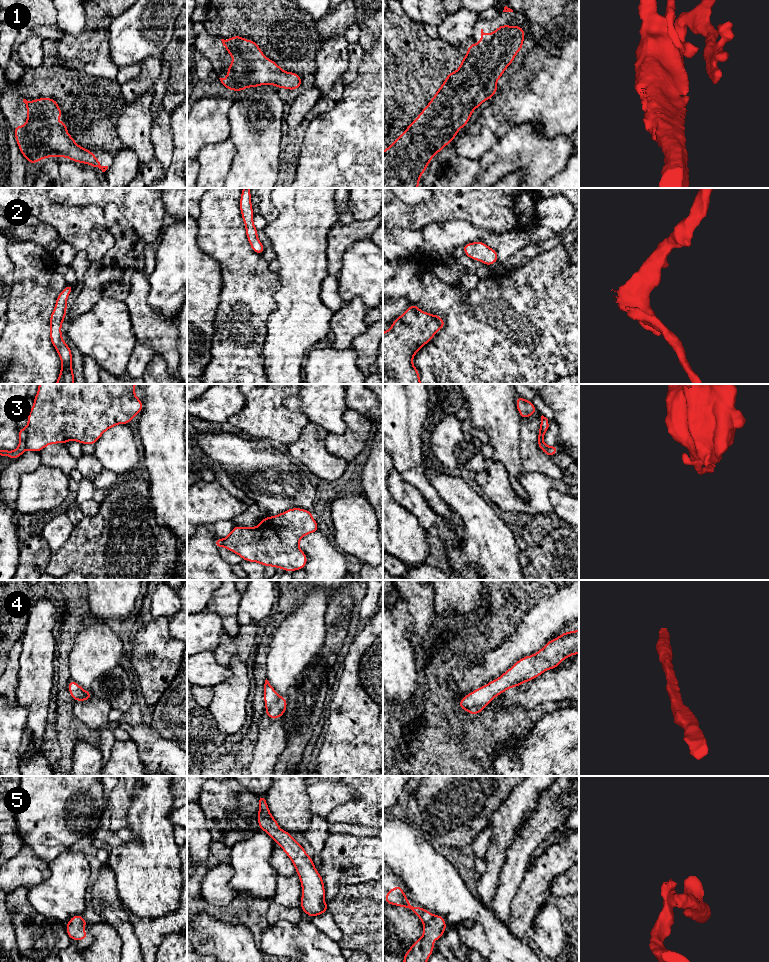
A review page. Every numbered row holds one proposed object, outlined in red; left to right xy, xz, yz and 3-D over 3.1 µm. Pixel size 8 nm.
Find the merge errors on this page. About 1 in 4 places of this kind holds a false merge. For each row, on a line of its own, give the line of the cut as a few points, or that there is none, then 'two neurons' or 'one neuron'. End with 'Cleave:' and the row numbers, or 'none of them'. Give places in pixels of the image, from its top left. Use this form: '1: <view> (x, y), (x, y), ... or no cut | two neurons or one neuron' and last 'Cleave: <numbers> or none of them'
1: no cut | one neuron
2: no cut | one neuron
3: xy (25, 430), (26, 448) | two neurons
4: no cut | one neuron
5: no cut | one neuron
Cleave: 3

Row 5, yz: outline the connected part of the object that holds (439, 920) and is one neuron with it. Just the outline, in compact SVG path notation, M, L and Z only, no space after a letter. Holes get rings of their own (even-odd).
M396 885L391 891L387 890L384 902L405 907L416 914L422 921L423 936L415 941L403 957L403 962L427 962L434 951L433 940L440 940L443 932L448 928L445 919L440 915L433 915L419 906L410 907L410 901L405 897L401 886Z

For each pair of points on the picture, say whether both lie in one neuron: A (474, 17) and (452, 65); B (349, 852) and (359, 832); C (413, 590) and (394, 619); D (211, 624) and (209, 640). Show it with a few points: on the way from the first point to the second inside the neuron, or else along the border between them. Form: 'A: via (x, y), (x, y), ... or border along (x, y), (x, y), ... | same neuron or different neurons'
A: border along (464, 41), (452, 46) | different neurons
B: border along (334, 833), (348, 833), (357, 837), (372, 837) | different neurons
C: border along (398, 590), (405, 601), (413, 624) | different neurons
D: via (208, 628), (208, 636) | same neuron

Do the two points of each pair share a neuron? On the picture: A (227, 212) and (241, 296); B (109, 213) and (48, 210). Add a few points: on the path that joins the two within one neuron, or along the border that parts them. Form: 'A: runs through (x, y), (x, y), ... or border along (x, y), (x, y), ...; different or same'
A: runs through (226, 233), (226, 243), (235, 255), (241, 275); same
B: border along (102, 208), (107, 229), (113, 235); different

